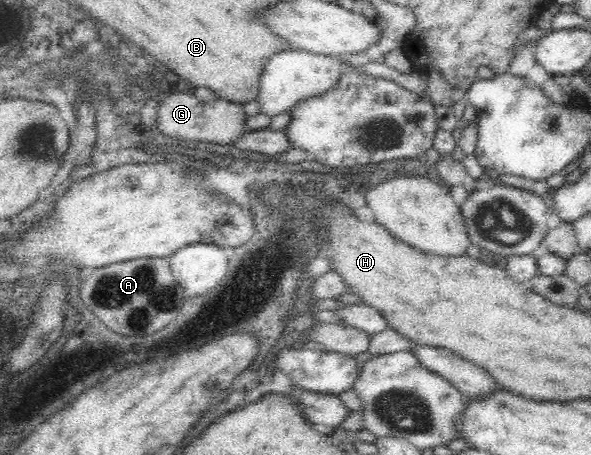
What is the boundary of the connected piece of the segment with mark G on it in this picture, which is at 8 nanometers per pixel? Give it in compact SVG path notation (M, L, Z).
M173 90L161 98L154 124L158 128L158 133L180 139L181 145L188 140L226 145L236 141L240 135L244 134L244 131L248 130L244 128L246 119L247 116L244 115L239 103L224 98L204 103L199 101L194 94Z

